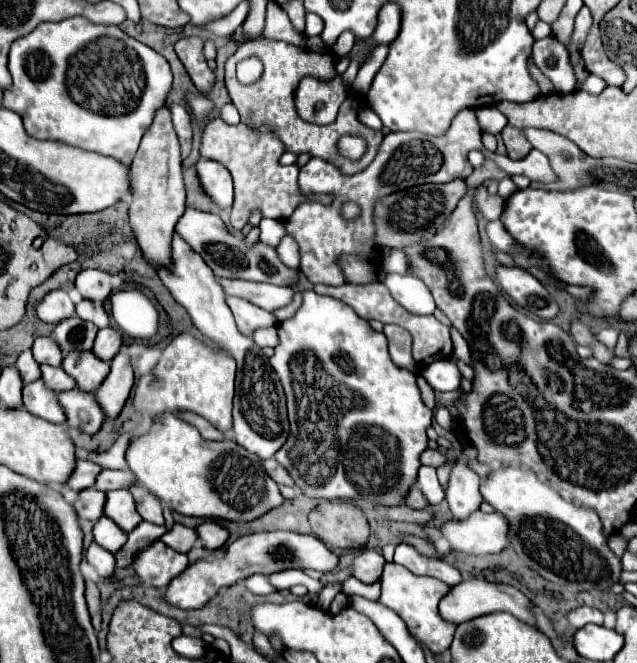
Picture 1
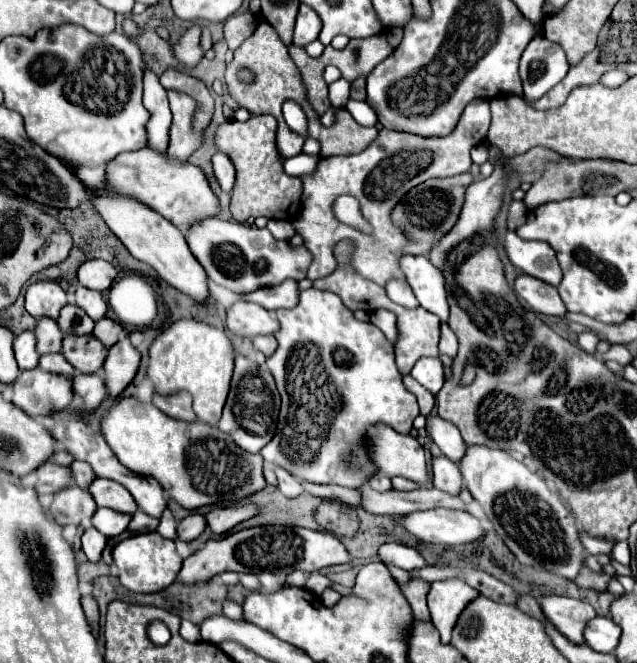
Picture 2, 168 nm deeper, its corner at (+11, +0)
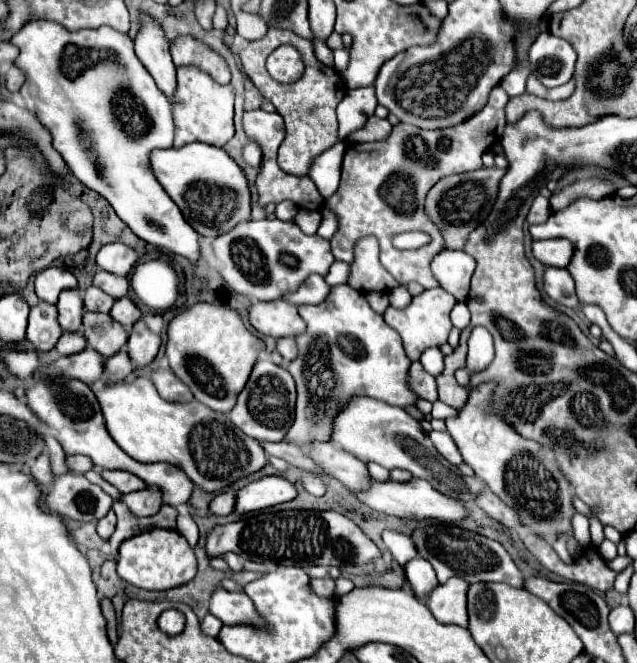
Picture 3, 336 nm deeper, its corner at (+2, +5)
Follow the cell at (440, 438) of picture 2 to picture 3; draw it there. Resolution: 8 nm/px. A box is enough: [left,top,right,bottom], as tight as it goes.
[431,402,457,420]

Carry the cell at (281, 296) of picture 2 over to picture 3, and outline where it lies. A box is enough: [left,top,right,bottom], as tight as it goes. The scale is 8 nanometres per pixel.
[285,274,331,306]

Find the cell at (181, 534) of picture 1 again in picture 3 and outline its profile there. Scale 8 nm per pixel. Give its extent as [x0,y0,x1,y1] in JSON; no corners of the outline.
[211,490,235,516]

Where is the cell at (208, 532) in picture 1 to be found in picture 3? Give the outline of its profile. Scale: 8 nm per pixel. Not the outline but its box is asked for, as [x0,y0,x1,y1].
[235,476,297,514]

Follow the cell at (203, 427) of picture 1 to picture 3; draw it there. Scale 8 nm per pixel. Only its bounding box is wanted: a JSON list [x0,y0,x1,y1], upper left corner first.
[151,368,193,402]

